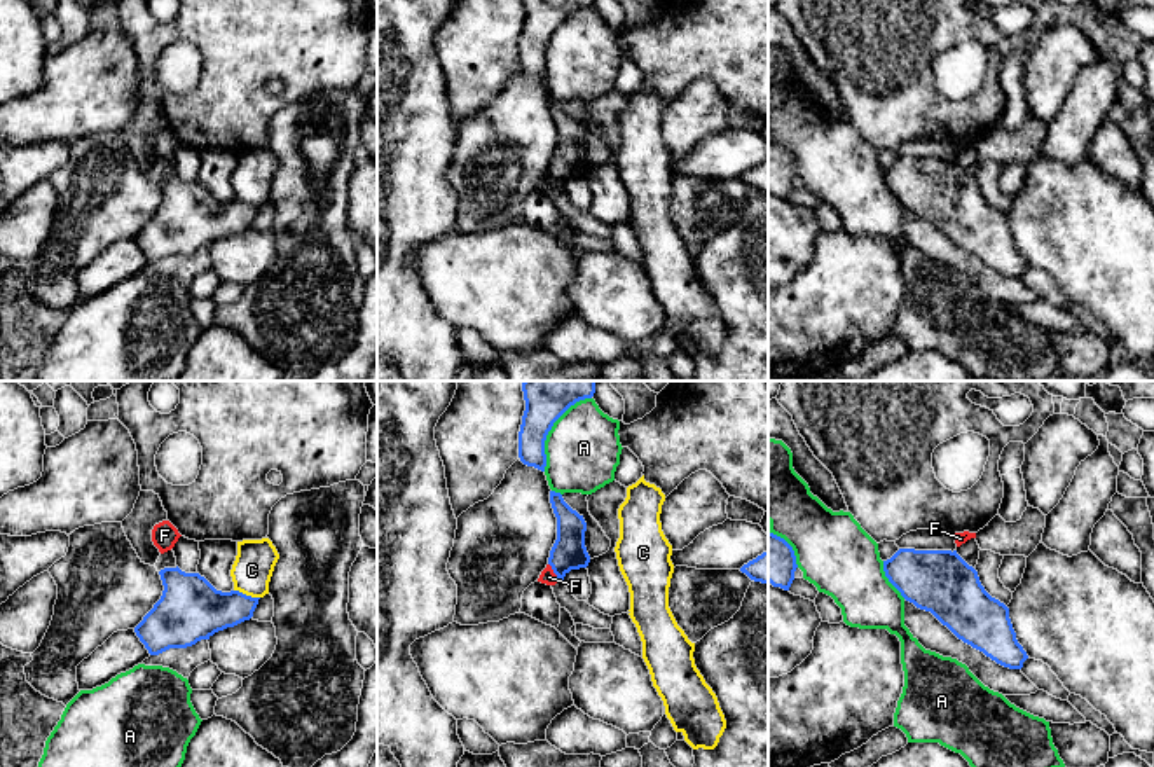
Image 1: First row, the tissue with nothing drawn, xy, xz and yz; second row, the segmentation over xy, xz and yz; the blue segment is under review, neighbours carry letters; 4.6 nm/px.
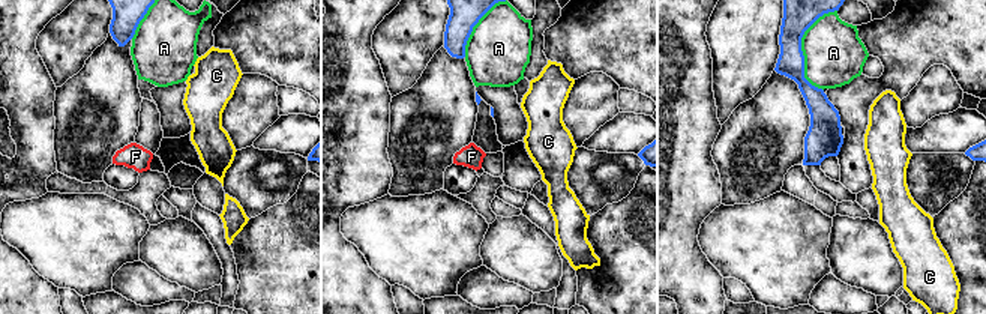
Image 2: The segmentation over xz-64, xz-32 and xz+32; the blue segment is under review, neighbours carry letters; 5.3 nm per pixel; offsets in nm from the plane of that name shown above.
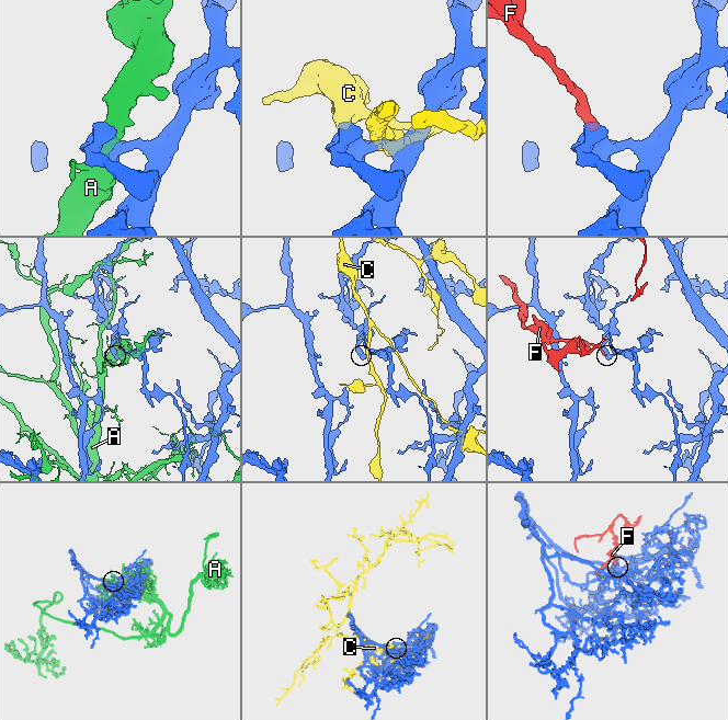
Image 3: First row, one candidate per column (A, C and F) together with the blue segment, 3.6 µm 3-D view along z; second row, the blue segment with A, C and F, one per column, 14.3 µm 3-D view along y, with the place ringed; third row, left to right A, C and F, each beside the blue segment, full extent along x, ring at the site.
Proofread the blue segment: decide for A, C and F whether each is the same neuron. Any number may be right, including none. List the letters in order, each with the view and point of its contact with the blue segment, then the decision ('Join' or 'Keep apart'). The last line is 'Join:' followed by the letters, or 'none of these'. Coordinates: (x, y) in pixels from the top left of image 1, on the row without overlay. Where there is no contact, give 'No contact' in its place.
A: Touches blue at xz (550, 37). Keep apart
C: Touches blue at xy (245, 203). Keep apart
F: Touches blue at xz (554, 180). Keep apart
Join: none of these

